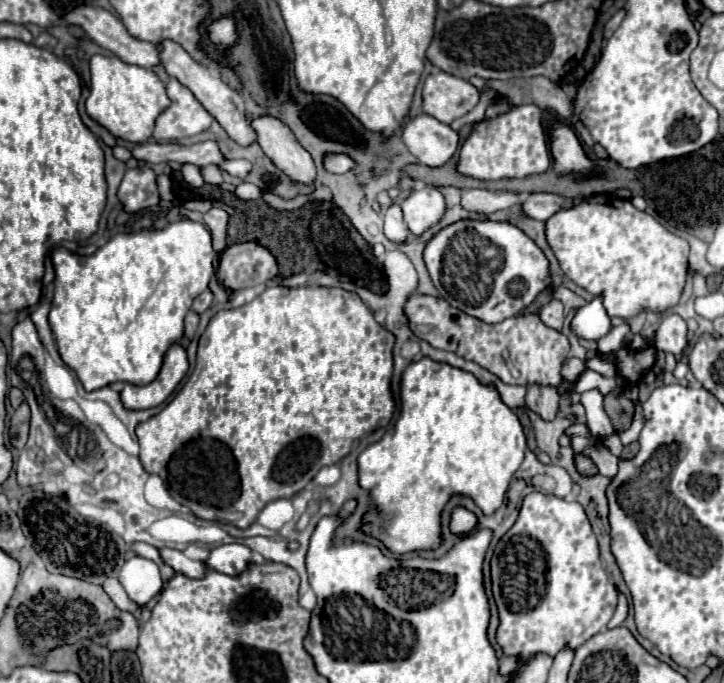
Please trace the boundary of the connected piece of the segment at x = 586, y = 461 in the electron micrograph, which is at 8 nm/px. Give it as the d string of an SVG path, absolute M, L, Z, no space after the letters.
M582 452L574 454L574 464L576 464L578 474L584 476L584 478L590 478L590 476L596 476L596 474L598 474L598 468L596 468L596 464L592 462L592 458L588 458L588 456L582 454Z

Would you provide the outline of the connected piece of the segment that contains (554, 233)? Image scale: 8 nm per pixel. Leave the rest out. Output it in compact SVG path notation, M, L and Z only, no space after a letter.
M596 194L584 198L582 204L574 206L572 210L560 210L560 214L554 214L546 222L546 238L560 262L562 272L590 294L604 294L604 308L612 318L620 316L628 320L642 310L664 312L672 308L678 304L690 272L688 242L668 232L650 214L636 210L632 202L620 200L612 194Z

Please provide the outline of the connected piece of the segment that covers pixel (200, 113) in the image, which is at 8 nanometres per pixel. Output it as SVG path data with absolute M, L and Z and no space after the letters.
M172 78L166 86L166 94L172 104L156 118L152 138L158 142L172 142L186 136L196 136L210 128L212 116L200 106L194 94Z

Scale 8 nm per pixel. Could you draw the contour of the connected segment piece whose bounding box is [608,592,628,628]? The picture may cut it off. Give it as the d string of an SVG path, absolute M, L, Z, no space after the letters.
M618 592L618 606L616 606L616 610L614 610L612 620L608 622L608 628L622 626L622 622L626 620L626 616L628 616L628 602L626 602L626 596Z

